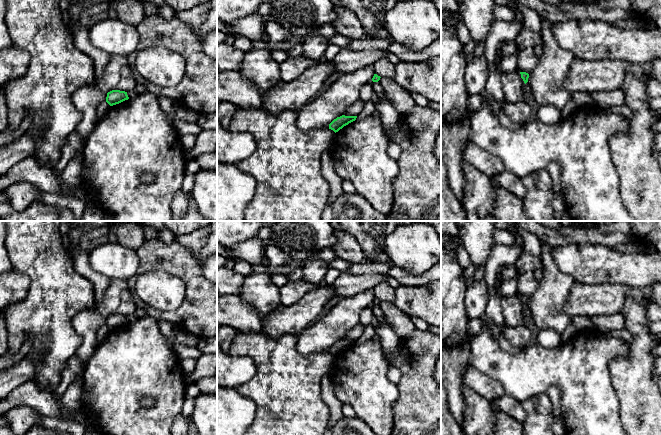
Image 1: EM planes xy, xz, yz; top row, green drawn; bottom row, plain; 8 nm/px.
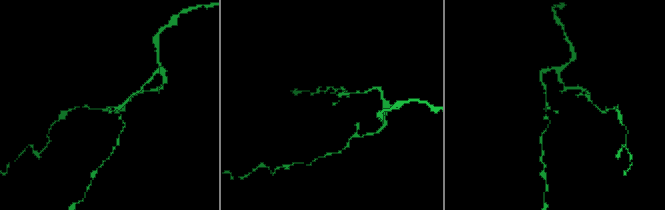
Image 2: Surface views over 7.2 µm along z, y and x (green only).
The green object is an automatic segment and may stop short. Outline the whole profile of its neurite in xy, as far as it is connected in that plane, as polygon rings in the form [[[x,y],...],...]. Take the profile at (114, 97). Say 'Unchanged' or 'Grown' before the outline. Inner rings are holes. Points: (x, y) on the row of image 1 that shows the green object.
Unchanged. [[[112,90],[107,93],[106,102],[110,105],[116,105],[119,104],[125,100],[128,100],[129,97],[127,95],[127,92],[120,91],[120,90]]]

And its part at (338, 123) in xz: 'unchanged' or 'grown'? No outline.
unchanged

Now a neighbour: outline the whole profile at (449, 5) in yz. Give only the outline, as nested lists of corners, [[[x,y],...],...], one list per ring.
[[[441,0],[441,9],[449,12],[458,12],[459,3],[456,0]]]

